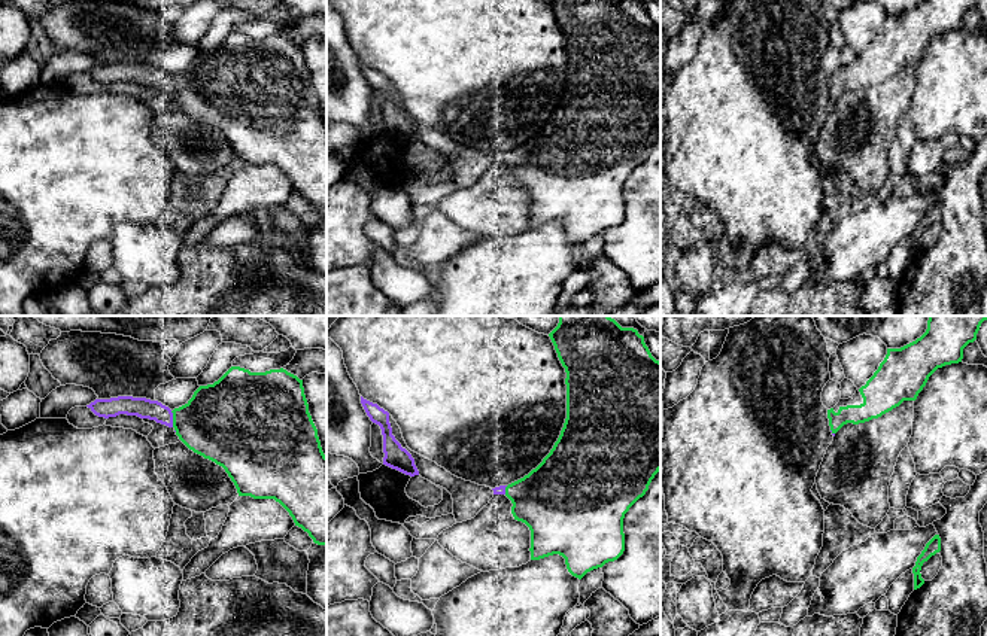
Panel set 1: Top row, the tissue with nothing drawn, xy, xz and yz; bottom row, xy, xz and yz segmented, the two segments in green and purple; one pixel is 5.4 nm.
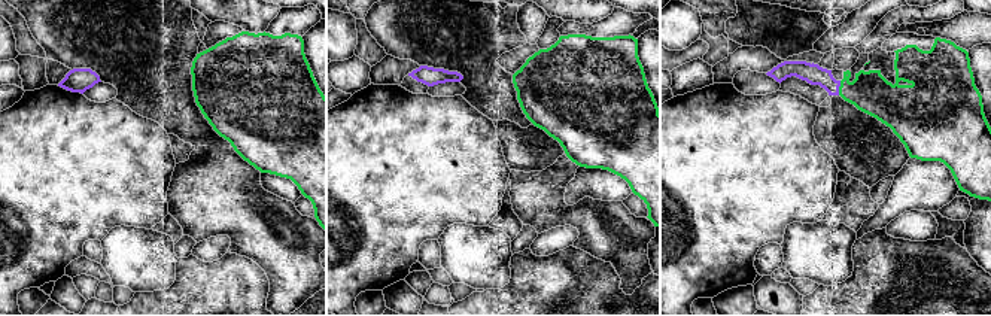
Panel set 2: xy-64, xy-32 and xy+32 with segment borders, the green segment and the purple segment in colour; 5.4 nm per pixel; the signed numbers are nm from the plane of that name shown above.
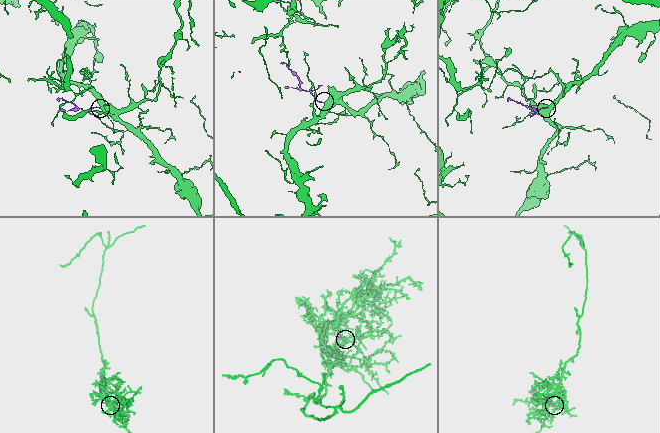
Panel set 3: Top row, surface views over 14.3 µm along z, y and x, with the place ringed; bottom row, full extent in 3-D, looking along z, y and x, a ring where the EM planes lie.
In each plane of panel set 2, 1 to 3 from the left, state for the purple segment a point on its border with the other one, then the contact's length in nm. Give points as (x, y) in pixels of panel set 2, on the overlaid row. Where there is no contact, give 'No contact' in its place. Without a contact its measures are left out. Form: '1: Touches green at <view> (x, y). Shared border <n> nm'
1: No contact
2: No contact
3: Touches green at xy+32 (839, 88). Shared border 80 nm

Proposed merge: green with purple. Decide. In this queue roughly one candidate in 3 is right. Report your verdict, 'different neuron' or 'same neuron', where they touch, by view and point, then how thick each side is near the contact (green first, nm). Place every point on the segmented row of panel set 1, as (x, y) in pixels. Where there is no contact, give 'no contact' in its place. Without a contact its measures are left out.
same neuron; meets green in xy at (173, 419); 400 nm thick on the green side, 110 nm on the other

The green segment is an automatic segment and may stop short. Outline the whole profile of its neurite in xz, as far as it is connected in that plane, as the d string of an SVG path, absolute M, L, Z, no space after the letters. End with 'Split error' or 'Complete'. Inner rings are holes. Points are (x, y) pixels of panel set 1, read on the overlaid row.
M559 316L558 326L549 334L558 357L565 368L567 378L567 419L558 441L543 462L523 478L492 489L494 495L505 495L513 506L514 520L525 523L531 530L531 560L553 554L565 559L568 572L581 579L587 572L617 560L625 551L623 518L629 508L646 495L655 475L660 471L660 362L656 360L644 343L644 337L634 328L622 328L610 316Z. Split error

